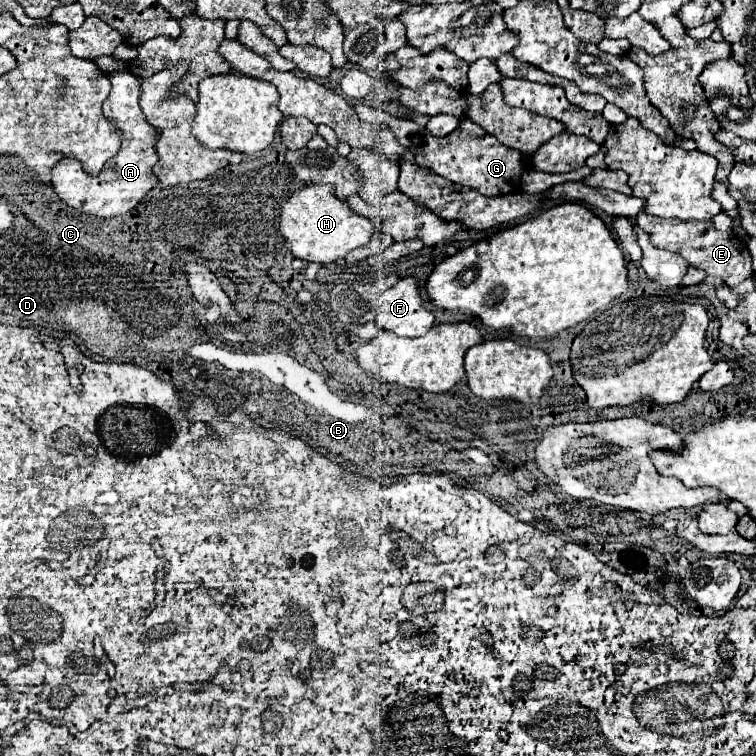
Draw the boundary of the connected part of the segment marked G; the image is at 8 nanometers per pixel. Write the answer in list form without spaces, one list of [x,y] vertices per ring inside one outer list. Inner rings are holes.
[[[388,116],[386,120],[396,140],[414,154],[416,164],[428,166],[434,174],[440,174],[442,178],[450,182],[470,186],[488,198],[504,196],[504,194],[512,194],[520,190],[520,178],[524,172],[522,154],[514,148],[500,144],[492,134],[486,134],[482,128],[478,128],[470,120],[462,120],[460,126],[444,138],[432,136],[424,126],[406,118]]]

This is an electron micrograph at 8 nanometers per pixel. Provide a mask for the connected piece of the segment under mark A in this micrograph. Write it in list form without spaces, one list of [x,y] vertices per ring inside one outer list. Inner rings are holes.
[[[114,70],[108,74],[108,78],[112,82],[112,90],[104,100],[104,106],[106,106],[106,116],[114,118],[118,130],[122,132],[120,152],[112,160],[108,160],[108,164],[104,164],[98,176],[84,172],[80,160],[76,160],[74,156],[64,156],[60,162],[56,162],[56,168],[52,168],[52,186],[60,196],[60,200],[64,200],[68,206],[80,212],[94,214],[100,218],[128,214],[158,182],[158,178],[152,172],[152,166],[158,162],[154,150],[156,130],[144,120],[144,114],[138,104],[140,78],[130,74],[128,70]]]

